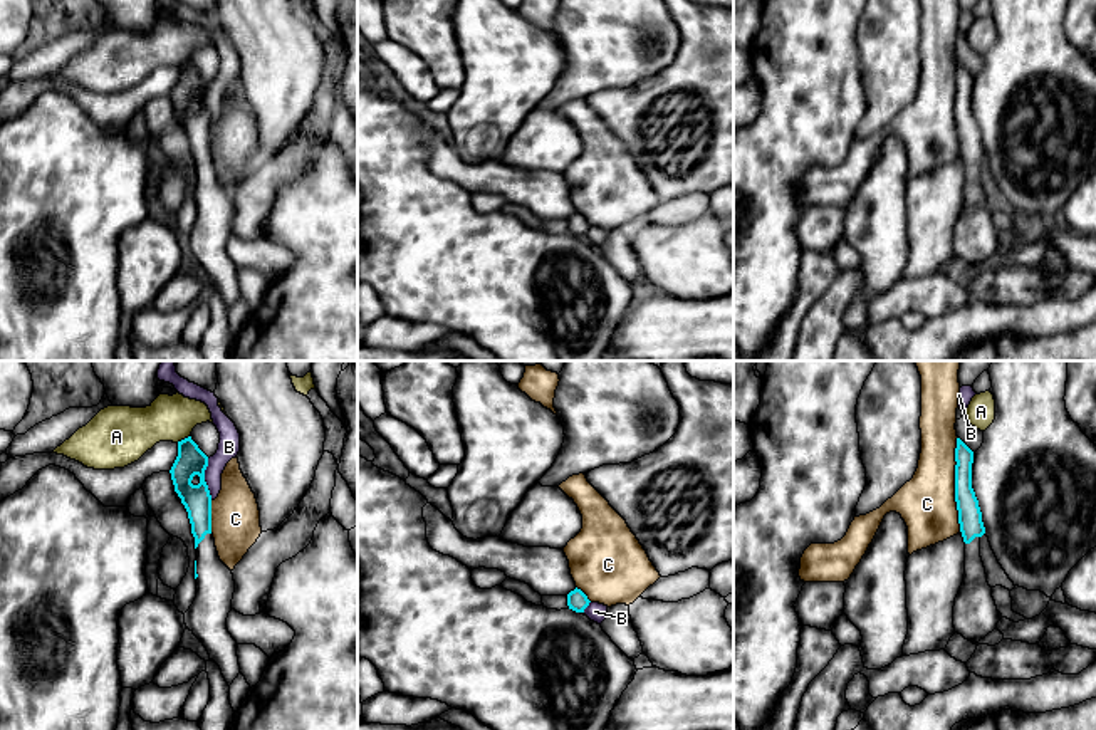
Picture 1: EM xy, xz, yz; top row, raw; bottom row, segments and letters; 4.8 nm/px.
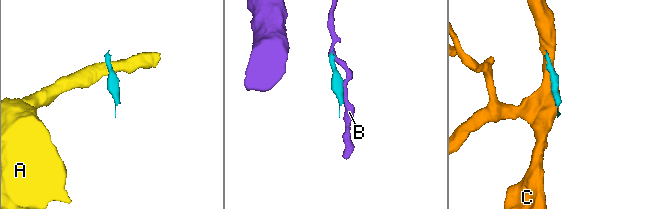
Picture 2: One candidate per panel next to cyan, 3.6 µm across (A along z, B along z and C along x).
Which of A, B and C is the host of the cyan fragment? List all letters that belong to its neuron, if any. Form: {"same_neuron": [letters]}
{"same_neuron": []}

